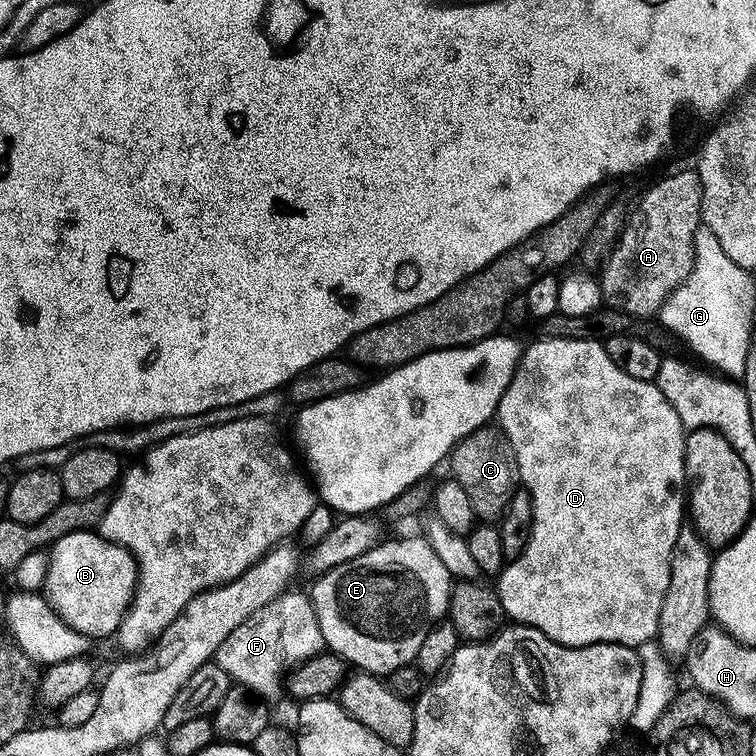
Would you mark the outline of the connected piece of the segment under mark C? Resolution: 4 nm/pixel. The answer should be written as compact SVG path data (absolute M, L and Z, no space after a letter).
M477 430L459 445L454 479L466 490L475 519L481 525L499 525L510 510L517 488L522 484L522 473L514 442L503 430Z

